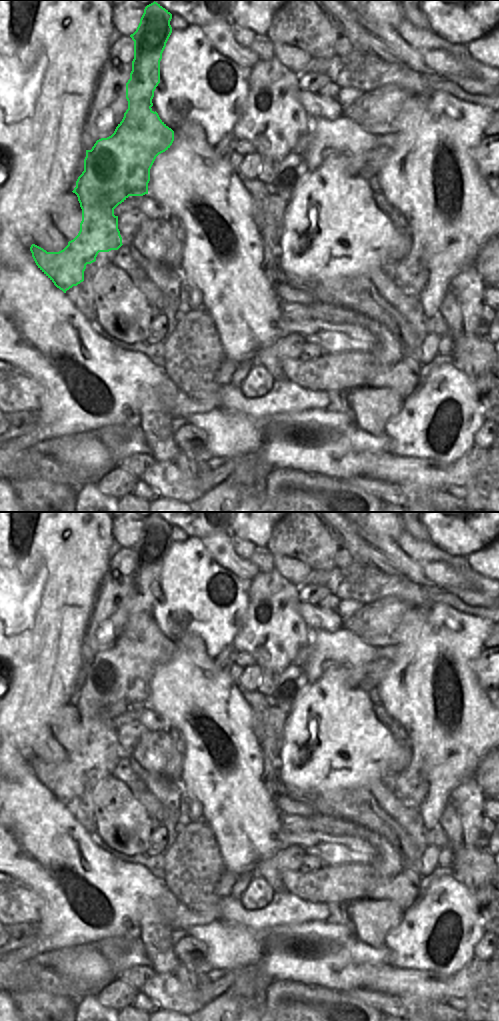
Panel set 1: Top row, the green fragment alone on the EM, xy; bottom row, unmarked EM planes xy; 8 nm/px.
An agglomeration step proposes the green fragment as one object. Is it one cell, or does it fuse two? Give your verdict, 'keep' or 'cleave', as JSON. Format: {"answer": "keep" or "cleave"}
{"answer": "cleave"}

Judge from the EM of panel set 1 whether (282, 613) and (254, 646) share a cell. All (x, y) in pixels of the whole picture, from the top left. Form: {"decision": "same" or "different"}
{"decision": "same"}

